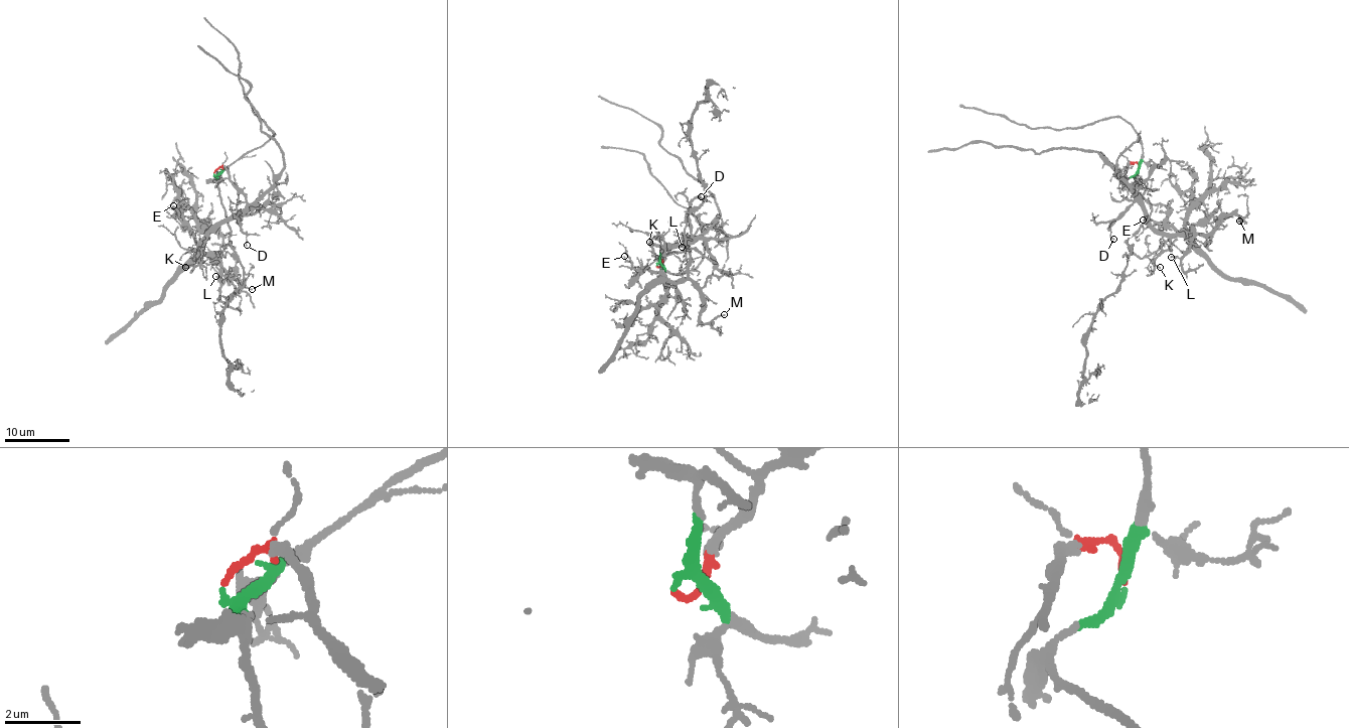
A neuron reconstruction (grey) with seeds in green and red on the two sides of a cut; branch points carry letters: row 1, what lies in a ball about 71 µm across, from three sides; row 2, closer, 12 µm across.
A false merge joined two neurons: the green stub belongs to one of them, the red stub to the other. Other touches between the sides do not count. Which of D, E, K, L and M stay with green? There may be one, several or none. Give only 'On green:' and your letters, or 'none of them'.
On green: none of them

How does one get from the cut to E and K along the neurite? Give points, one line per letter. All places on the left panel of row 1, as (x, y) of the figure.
E: (213, 173), (219, 167), (226, 168), (230, 182), (246, 201), (241, 210), (208, 235), (200, 248), (173, 205)
K: (213, 173), (219, 167), (226, 168), (230, 182), (246, 201), (241, 210), (208, 235), (199, 264), (185, 266)

